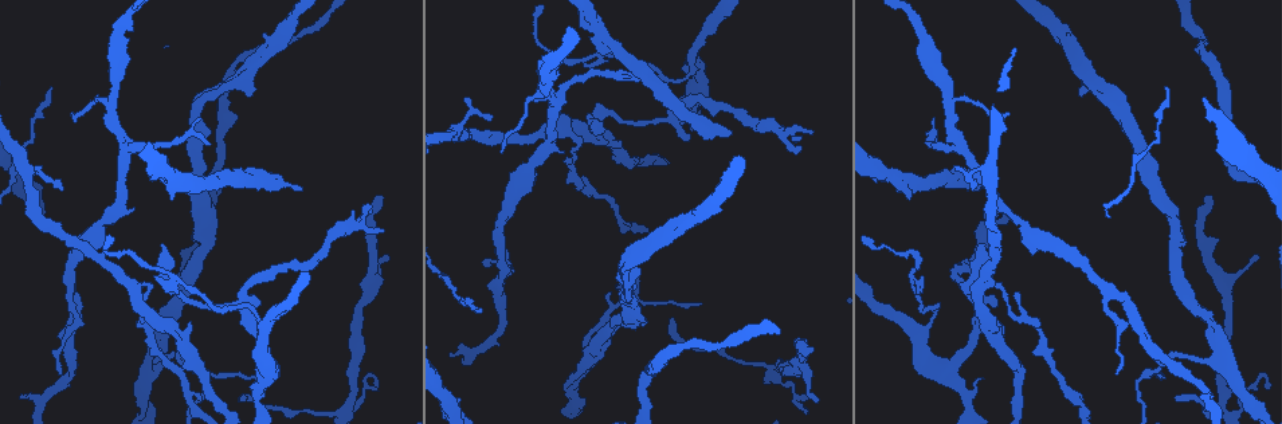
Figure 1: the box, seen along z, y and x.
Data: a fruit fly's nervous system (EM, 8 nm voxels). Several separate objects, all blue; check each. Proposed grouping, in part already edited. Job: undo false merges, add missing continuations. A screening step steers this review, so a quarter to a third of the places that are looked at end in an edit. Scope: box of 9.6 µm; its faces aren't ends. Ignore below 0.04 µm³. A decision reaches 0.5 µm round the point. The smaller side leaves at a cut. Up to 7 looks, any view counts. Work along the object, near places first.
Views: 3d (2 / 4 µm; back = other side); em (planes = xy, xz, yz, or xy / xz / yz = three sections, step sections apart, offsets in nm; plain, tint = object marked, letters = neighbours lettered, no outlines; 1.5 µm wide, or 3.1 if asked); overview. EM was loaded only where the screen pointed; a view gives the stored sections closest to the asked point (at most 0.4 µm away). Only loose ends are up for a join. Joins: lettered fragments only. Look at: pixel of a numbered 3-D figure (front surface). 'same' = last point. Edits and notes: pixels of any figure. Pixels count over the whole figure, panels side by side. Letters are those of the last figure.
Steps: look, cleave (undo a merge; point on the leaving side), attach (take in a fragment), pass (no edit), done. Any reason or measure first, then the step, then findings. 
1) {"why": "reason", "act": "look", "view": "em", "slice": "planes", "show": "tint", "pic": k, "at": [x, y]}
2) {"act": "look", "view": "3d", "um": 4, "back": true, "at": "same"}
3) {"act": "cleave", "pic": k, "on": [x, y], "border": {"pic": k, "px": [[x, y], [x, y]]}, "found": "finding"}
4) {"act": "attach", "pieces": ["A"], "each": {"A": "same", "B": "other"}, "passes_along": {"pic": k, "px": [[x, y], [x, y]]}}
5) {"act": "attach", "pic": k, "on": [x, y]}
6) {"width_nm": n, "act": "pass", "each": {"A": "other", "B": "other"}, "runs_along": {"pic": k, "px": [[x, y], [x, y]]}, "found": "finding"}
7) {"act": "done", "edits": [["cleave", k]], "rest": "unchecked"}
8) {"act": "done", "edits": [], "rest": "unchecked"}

{"why": "sharp bend", "act": "look", "view": "3d", "um": 4, "pic": 1, "at": [676, 79]}

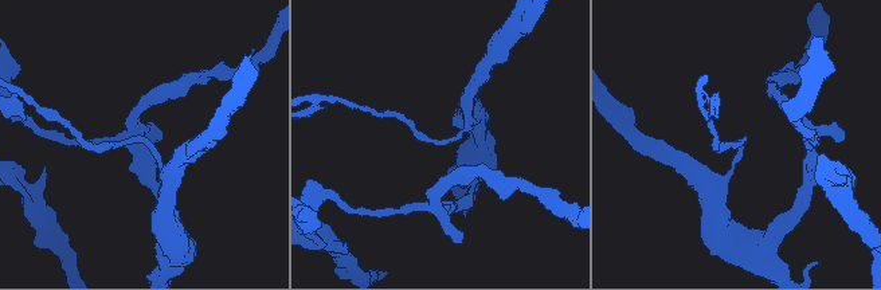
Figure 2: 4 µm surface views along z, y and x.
{"why": "need the tissue", "act": "look", "view": "em", "slice": "planes", "show": "plain", "pic": 2, "at": [744, 142]}

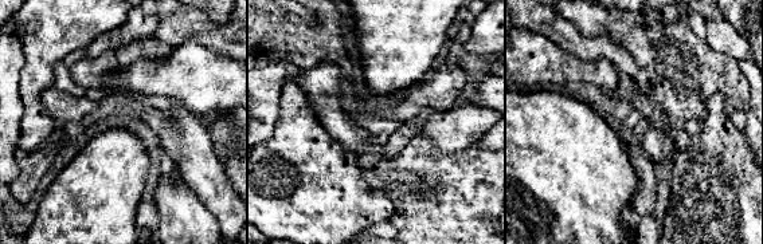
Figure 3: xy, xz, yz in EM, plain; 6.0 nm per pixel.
{"why": "see the neighbours", "act": "look", "view": "em", "slice": "planes", "show": "letters", "at": "same"}

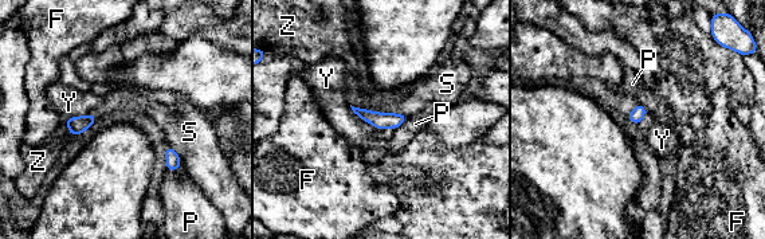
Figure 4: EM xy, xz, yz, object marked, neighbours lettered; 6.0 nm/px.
{"width_nm": 80, "act": "pass", "each": {"F": "other", "P": "other", "S": "other", "Y": "other", "Z": "other"}, "found": "all the same cell"}

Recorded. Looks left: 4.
{"why": "free end", "act": "look", "view": "em", "slice": "planes", "show": "letters", "pic": 1, "at": [376, 196]}

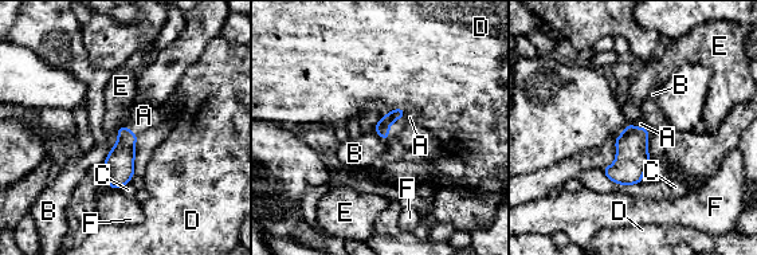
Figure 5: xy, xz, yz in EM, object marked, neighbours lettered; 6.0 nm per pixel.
{"longest_contact_nm": ["C", 260], "act": "attach", "pieces": ["A"], "each": {"A": "same", "B": "other", "C": "other", "D": "other", "E": "other", "F": "other"}, "passes_along": {"pic": 5, "px": [[381, 128], [392, 122], [410, 117]]}, "found": "the cell continues"}

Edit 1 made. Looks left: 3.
{"why": "branch stops here", "act": "look", "view": "em", "slice": "xz", "step": 4, "show": "tint", "pic": 1, "at": [1213, 394]}

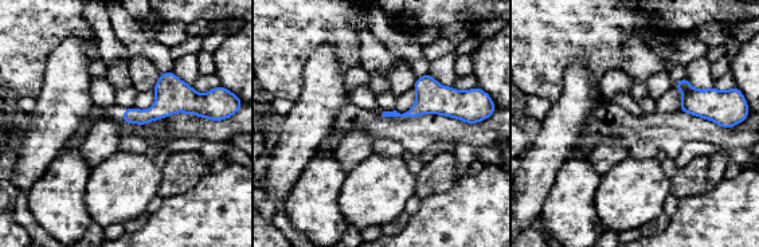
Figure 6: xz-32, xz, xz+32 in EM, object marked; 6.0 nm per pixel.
{"act": "look", "view": "em", "slice": "planes", "show": "tint", "at": "same"}

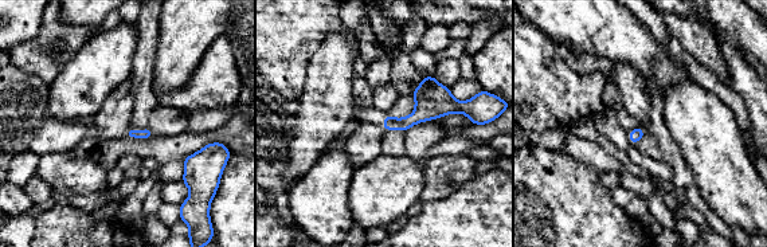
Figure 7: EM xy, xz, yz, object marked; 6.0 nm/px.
{"act": "look", "view": "em", "slice": "planes", "show": "letters", "at": "same"}

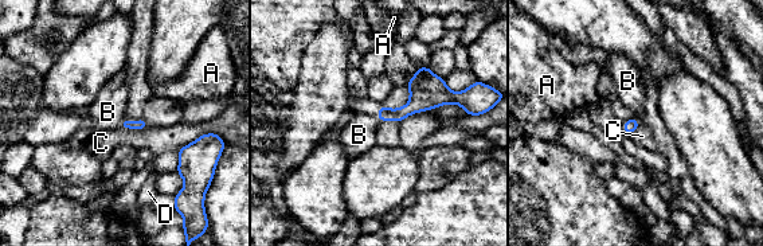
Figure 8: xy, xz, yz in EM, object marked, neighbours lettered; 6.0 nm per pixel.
{"longest_contact_nm": ["C", 110], "act": "pass", "each": {"A": "other", "B": "other", "C": "other", "D": "other"}, "border": {"pic": 8, "px": [[125, 118], [118, 127]]}, "found": "no lettered fragment goes on from it"}

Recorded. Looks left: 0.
{"act": "done", "edits": [["attach", 5]], "rest": "unchecked"}

